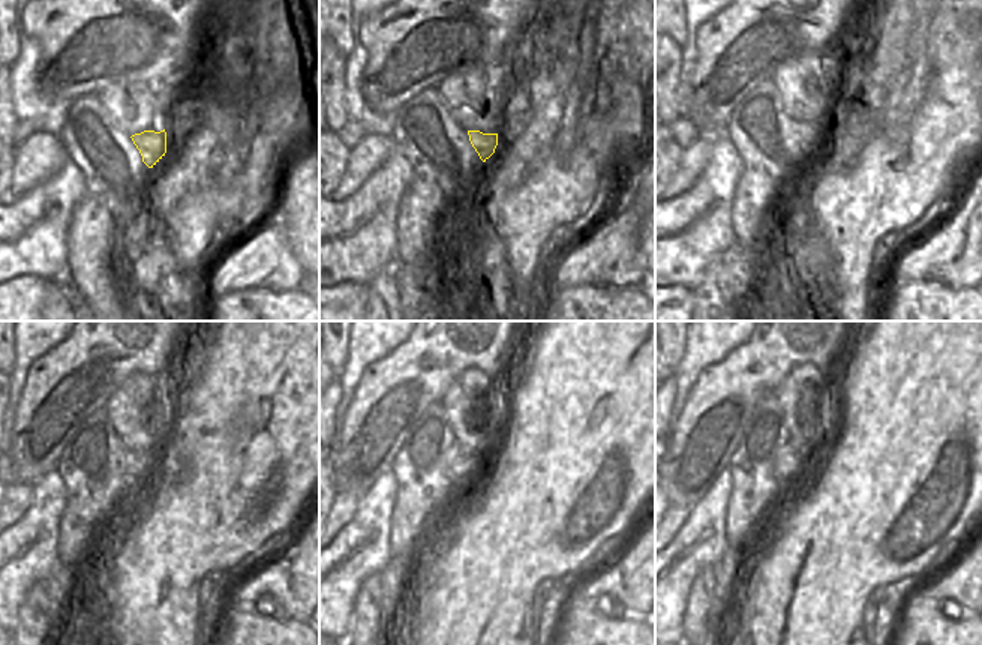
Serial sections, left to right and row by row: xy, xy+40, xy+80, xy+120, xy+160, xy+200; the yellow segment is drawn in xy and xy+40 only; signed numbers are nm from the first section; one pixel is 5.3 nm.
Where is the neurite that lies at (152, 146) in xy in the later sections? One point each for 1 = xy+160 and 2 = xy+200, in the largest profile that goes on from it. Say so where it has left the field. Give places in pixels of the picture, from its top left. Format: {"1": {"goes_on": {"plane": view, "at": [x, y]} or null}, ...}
{"1": {"goes_on": {"plane": "xy+160", "at": [461, 459]}}, "2": {"goes_on": {"plane": "xy+200", "at": [790, 461]}}}

